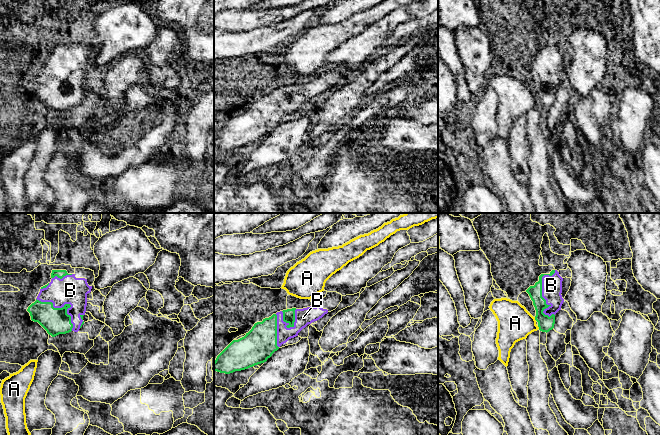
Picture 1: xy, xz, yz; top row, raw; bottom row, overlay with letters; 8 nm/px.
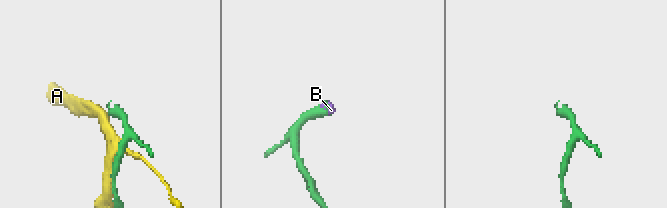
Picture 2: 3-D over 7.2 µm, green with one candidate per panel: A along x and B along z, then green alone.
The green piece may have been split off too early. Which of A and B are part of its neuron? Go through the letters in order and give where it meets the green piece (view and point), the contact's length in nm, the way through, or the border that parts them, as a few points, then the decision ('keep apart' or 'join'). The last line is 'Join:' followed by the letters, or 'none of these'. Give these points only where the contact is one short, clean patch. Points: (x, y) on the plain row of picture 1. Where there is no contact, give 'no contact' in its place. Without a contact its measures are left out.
A: yz (535, 95) | 40 nm | along yz (534, 93), (536, 96) | keep apart
B: yz (541, 67) | 380 nm | join
Join: B

